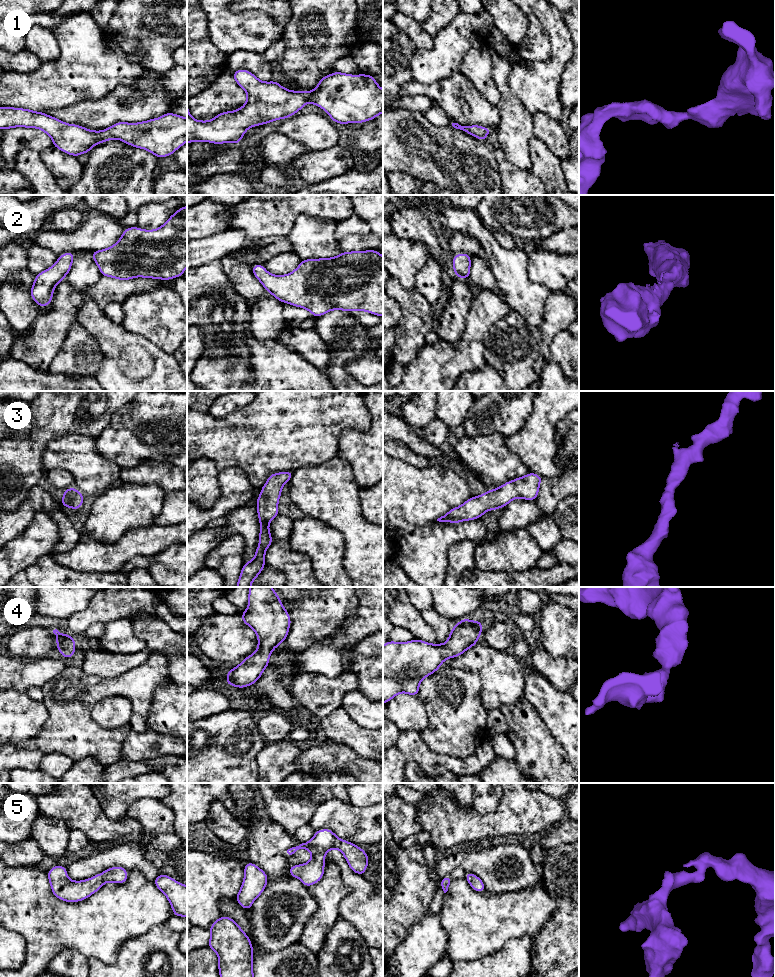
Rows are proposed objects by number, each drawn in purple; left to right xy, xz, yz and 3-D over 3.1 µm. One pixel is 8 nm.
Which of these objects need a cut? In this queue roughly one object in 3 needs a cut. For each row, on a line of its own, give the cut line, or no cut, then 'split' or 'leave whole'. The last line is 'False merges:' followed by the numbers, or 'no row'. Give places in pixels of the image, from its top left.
1: no cut; leave whole
2: no cut; leave whole
3: no cut; leave whole
4: no cut; leave whole
5: no cut; leave whole
False merges: no row

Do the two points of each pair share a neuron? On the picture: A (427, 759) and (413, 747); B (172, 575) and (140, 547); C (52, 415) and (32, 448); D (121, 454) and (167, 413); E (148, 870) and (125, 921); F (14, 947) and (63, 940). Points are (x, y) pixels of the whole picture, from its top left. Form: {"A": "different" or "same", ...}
{"A": "same", "B": "different", "C": "same", "D": "same", "E": "different", "F": "different"}

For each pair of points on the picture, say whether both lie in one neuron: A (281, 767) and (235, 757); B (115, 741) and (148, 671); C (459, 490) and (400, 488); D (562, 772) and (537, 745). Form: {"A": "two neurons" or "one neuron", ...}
{"A": "two neurons", "B": "one neuron", "C": "one neuron", "D": "one neuron"}

